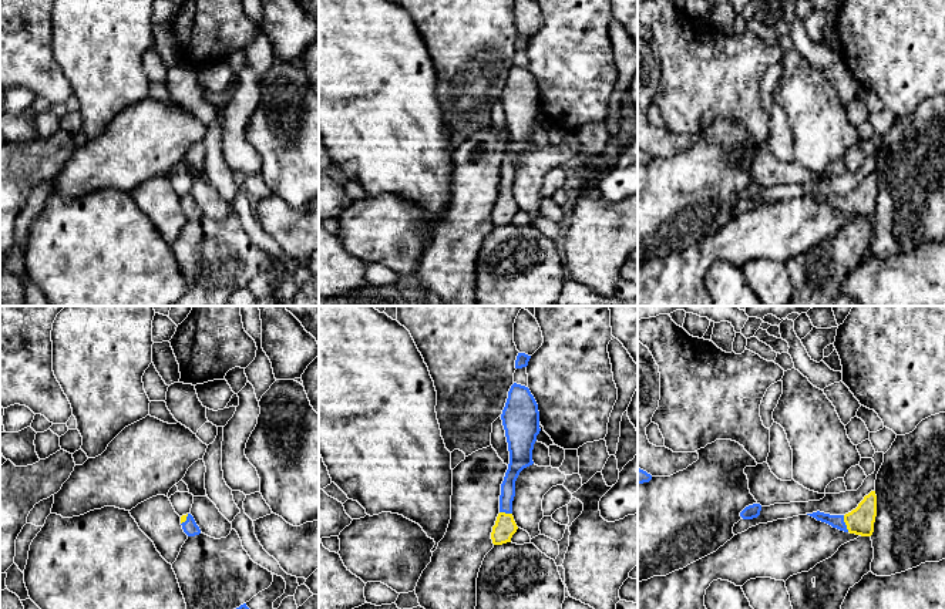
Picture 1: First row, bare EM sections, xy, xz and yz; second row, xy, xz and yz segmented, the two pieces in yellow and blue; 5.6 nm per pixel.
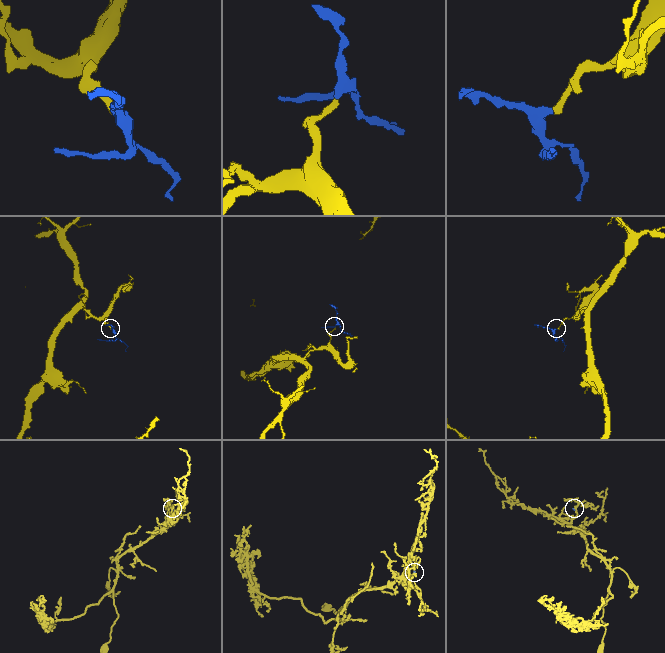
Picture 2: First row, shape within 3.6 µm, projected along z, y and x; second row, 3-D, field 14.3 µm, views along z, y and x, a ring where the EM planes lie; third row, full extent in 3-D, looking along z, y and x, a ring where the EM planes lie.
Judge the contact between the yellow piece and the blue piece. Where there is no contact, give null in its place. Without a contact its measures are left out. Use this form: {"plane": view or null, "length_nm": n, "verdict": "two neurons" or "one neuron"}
{"plane": "yz", "length_nm": 100, "verdict": "one neuron"}

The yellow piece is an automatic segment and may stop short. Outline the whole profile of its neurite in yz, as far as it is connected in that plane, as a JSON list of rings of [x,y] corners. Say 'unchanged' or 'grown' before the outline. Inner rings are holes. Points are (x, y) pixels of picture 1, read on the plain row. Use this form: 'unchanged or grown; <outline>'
grown; [[[871,172],[855,191],[845,196],[830,196],[820,192],[807,196],[840,212],[861,218],[871,218],[877,198],[877,176],[875,172]]]

